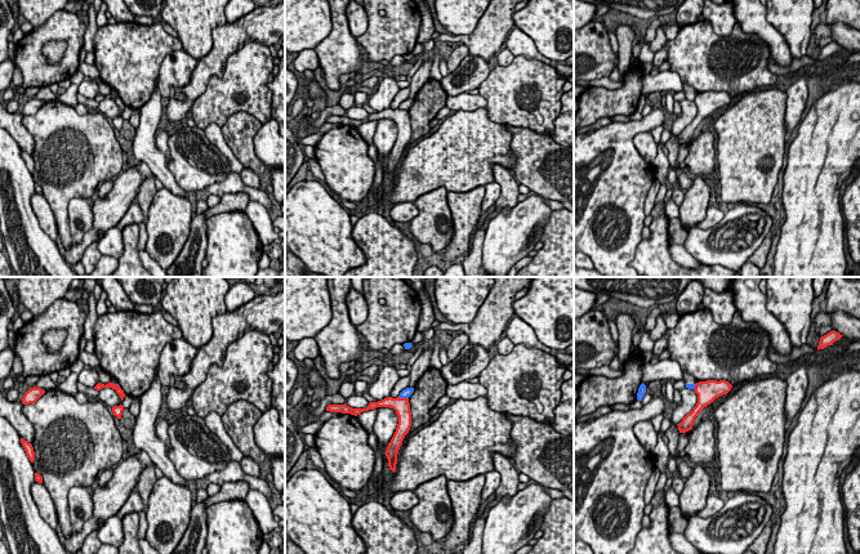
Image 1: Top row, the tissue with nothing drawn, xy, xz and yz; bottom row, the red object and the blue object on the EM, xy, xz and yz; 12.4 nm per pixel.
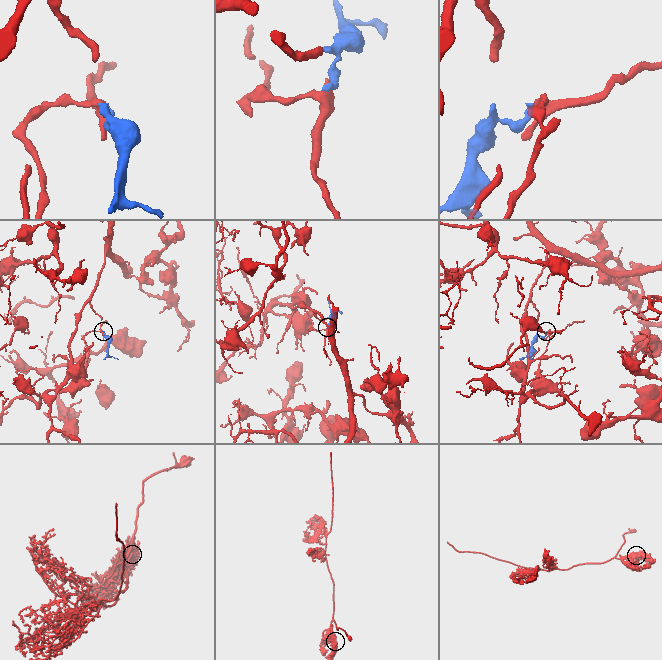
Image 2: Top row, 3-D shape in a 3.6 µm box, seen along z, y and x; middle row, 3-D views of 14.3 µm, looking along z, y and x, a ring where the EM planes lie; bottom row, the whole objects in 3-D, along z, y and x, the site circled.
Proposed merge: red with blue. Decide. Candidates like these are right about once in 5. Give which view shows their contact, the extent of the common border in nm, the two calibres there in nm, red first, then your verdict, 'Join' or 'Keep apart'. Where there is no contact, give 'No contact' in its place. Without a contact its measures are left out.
Touches red in xz. Shared border 130 nm. Thickness 200 nm (red) against 120 nm. Keep apart

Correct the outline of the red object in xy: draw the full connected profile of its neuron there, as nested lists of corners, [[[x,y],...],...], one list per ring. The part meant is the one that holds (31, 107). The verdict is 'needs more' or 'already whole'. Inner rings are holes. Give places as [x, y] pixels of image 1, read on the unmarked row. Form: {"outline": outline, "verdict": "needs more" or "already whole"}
{"outline": [[[34,98],[24,104],[22,115],[23,116],[35,115],[44,104],[45,104],[44,100]]], "verdict": "already whole"}

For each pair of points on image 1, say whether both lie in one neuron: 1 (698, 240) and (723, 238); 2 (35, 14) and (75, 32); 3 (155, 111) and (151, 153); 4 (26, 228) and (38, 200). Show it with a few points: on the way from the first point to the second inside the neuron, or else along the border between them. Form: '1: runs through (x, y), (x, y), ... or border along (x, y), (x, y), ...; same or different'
1: runs through (704, 240), (717, 240); same
2: border along (54, 13), (32, 30); different
3: runs through (148, 121), (148, 143); same
4: border along (34, 192), (31, 209), (39, 227), (49, 237); different

